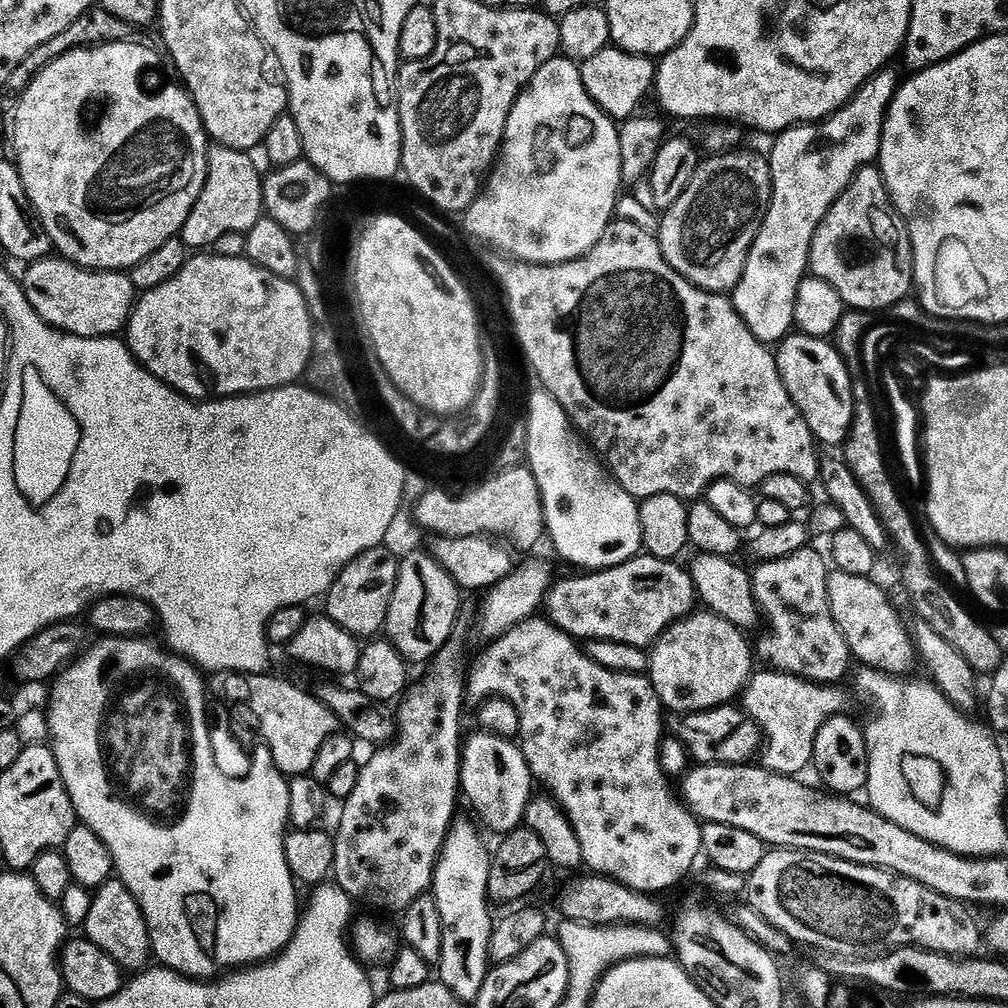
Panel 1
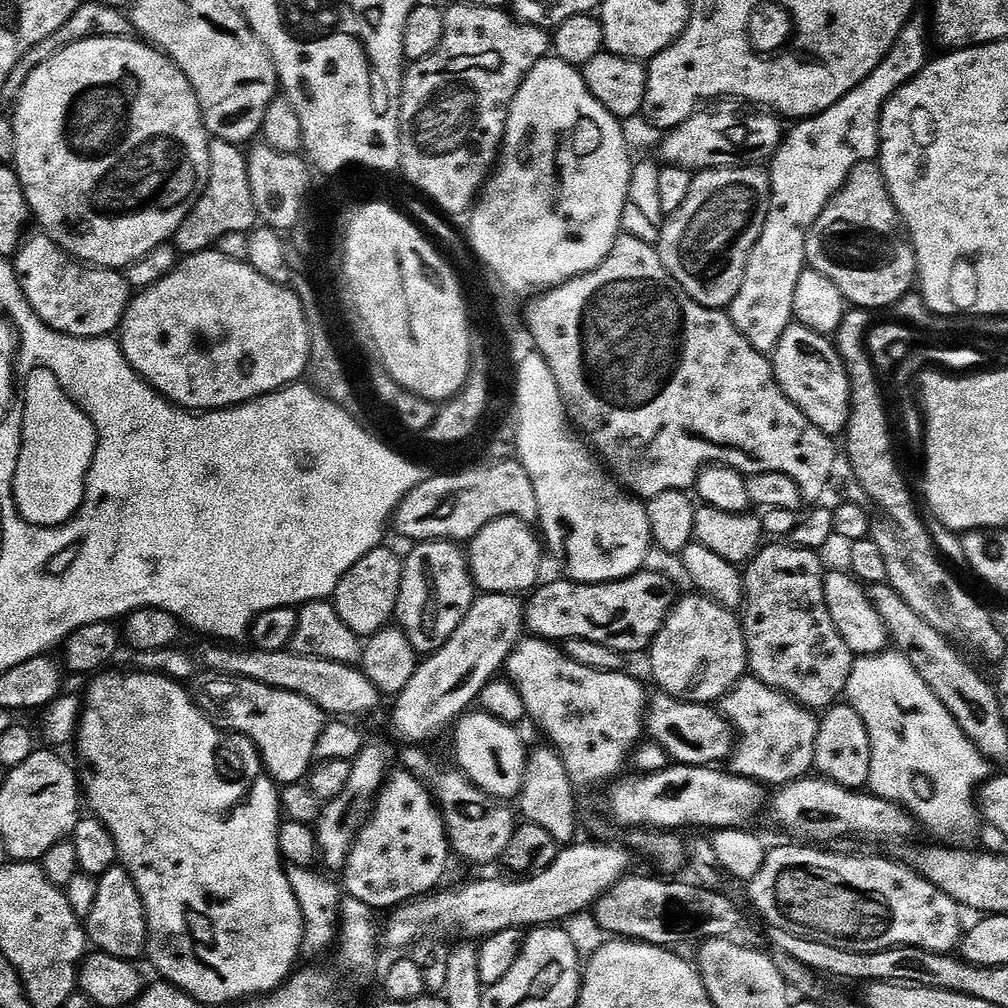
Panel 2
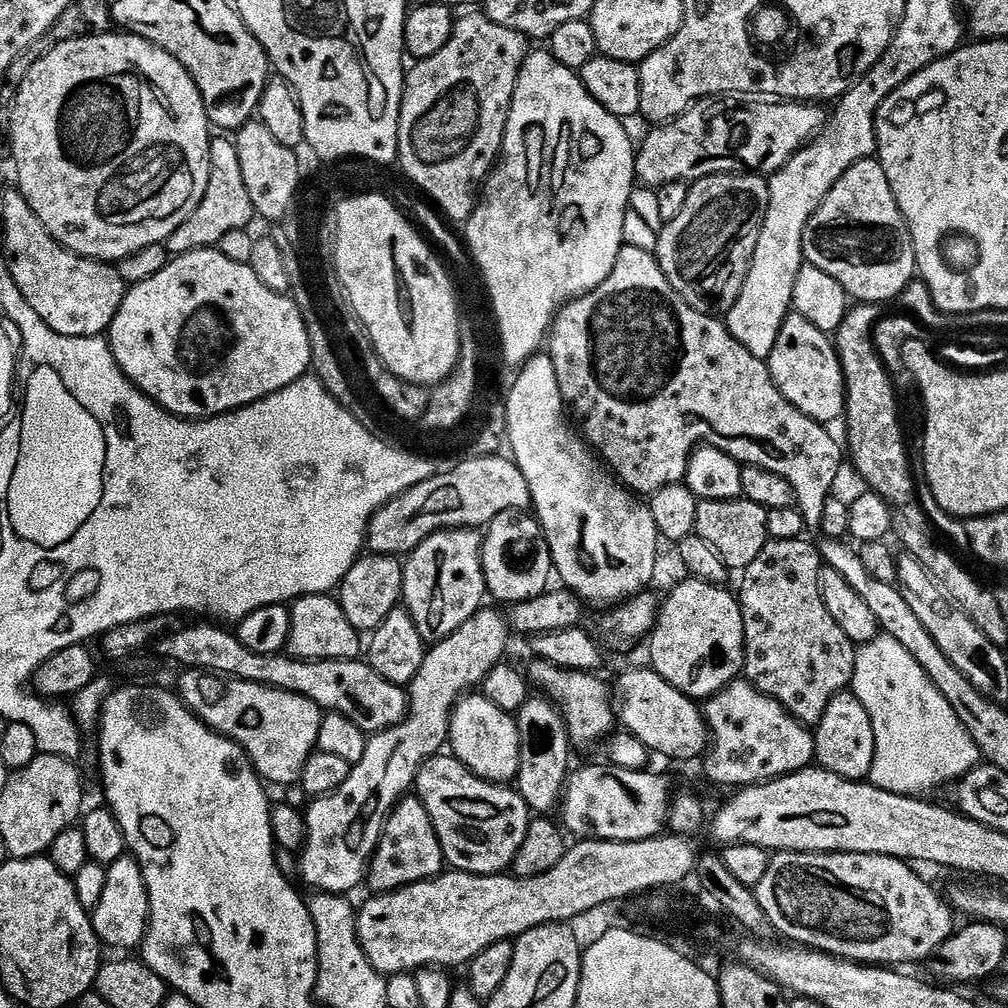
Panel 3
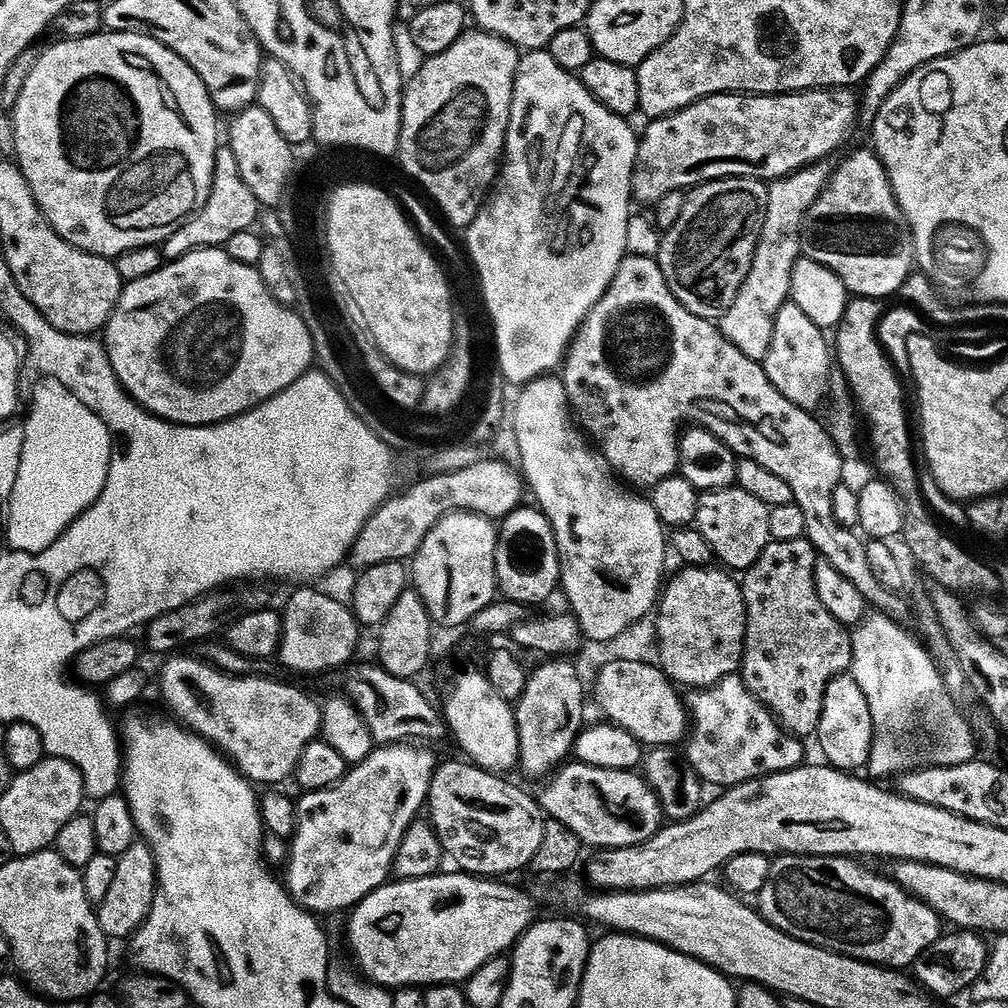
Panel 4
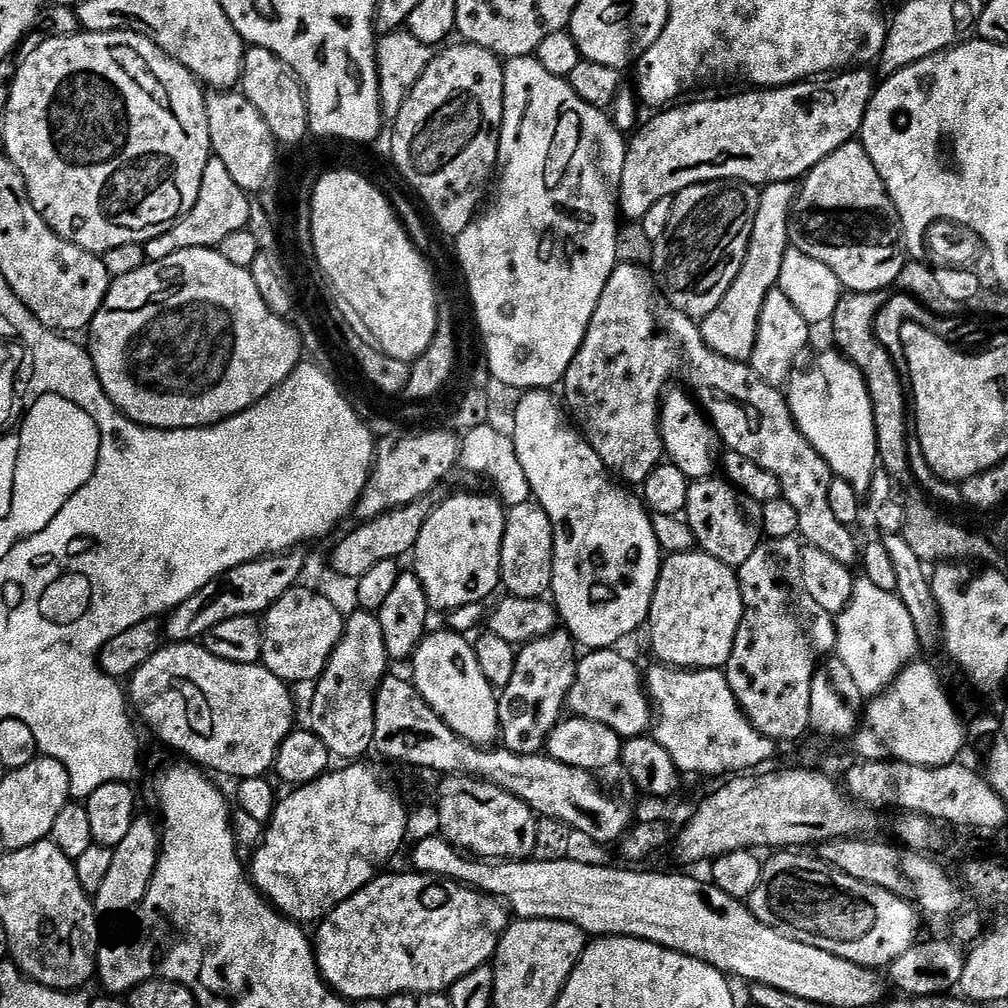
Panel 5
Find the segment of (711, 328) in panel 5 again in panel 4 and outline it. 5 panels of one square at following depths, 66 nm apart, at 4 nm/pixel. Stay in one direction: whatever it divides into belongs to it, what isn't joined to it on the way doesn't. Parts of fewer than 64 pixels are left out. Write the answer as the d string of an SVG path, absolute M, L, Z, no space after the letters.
M824 162L811 164L809 168L791 172L768 184L768 209L764 215L764 228L760 231L752 269L742 290L738 290L738 298L734 298L730 310L718 324L722 335L734 342L734 346L738 346L746 358L763 362L770 350L774 318L778 316L778 310L789 303L792 295L792 271L802 256L800 227L804 215L828 184L830 168L827 166Z

